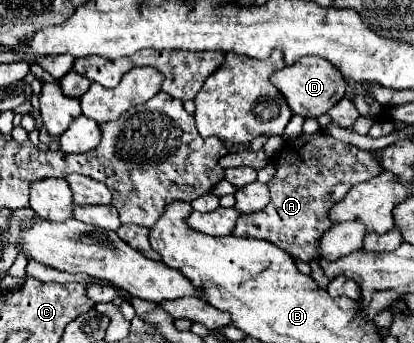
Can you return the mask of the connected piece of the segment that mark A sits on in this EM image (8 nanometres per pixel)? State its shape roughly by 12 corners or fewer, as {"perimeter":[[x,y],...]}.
{"perimeter":[[325,129],[275,155],[269,205],[233,235],[309,263],[329,209],[379,175],[375,151]]}

